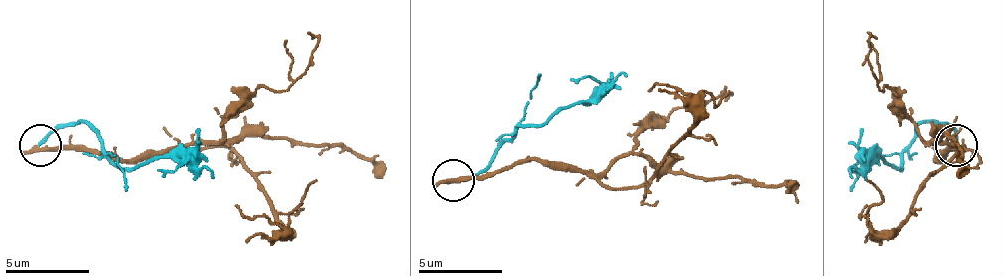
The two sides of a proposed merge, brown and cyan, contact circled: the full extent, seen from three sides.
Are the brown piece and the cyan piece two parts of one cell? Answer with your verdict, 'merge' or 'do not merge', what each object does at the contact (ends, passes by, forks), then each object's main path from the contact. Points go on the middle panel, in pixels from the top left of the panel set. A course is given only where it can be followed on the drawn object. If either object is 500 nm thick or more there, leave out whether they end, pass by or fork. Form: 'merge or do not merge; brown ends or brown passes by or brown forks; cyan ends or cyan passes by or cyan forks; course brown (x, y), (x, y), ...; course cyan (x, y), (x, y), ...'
merge; brown ends; cyan ends; course brown (454, 181), (559, 160), (613, 190), (638, 190), (688, 131), (692, 102), (709, 94), (713, 106), (730, 89); course cyan (454, 181), (483, 169), (496, 148), (534, 123), (604, 89), (621, 73), (625, 77)

